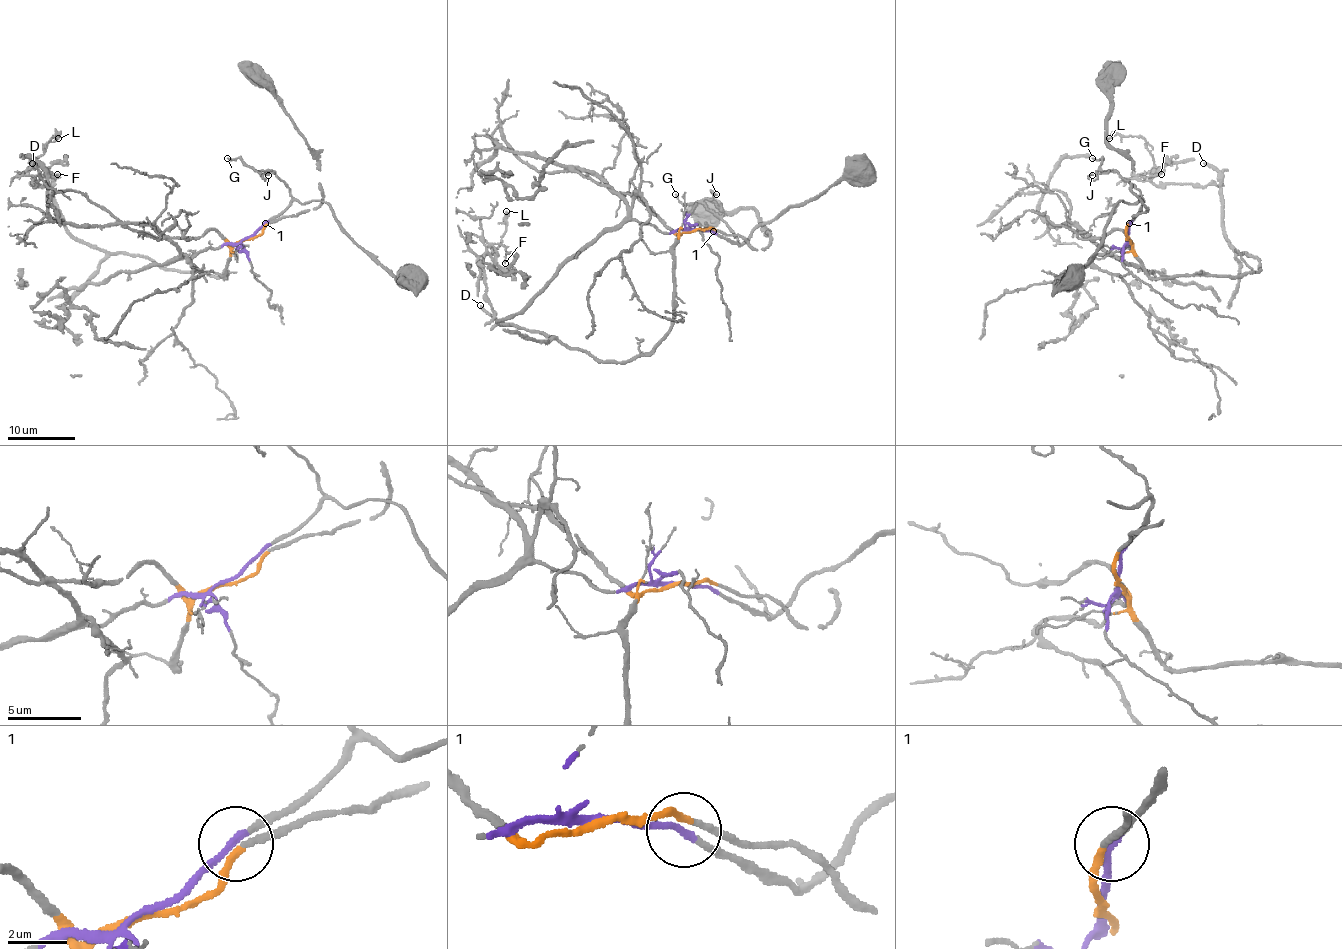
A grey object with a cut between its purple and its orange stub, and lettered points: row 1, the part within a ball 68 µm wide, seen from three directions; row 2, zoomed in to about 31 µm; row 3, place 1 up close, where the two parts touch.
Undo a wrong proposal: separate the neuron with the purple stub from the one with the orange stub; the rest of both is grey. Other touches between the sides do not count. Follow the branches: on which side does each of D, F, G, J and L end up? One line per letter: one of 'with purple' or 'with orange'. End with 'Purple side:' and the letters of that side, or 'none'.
D: with orange
F: with orange
G: with purple
J: with purple
L: with orange
Purple side: G, J

